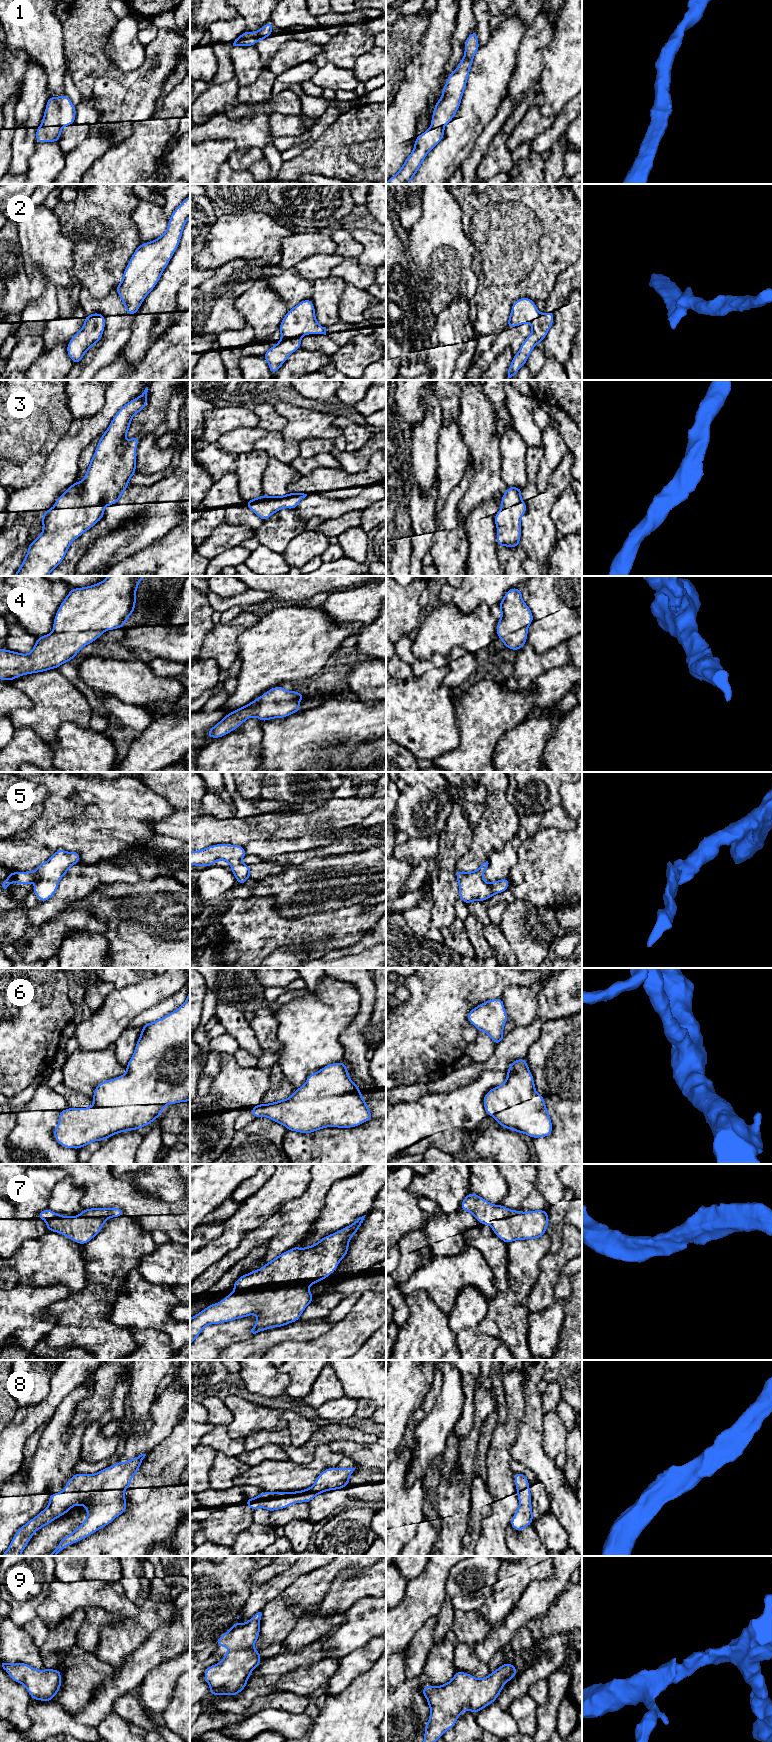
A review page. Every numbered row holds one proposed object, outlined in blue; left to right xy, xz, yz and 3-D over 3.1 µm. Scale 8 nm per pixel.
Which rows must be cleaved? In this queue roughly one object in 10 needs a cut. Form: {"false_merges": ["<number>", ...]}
{"false_merges": ["2"]}

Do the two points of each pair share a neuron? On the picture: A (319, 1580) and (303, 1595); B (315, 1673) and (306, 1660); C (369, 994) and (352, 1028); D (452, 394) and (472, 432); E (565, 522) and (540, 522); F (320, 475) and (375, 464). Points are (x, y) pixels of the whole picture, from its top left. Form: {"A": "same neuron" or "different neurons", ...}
{"A": "same neuron", "B": "different neurons", "C": "same neuron", "D": "different neurons", "E": "different neurons", "F": "same neuron"}

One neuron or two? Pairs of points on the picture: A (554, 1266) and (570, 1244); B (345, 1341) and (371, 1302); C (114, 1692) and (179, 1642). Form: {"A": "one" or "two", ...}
{"A": "one", "B": "one", "C": "one"}

